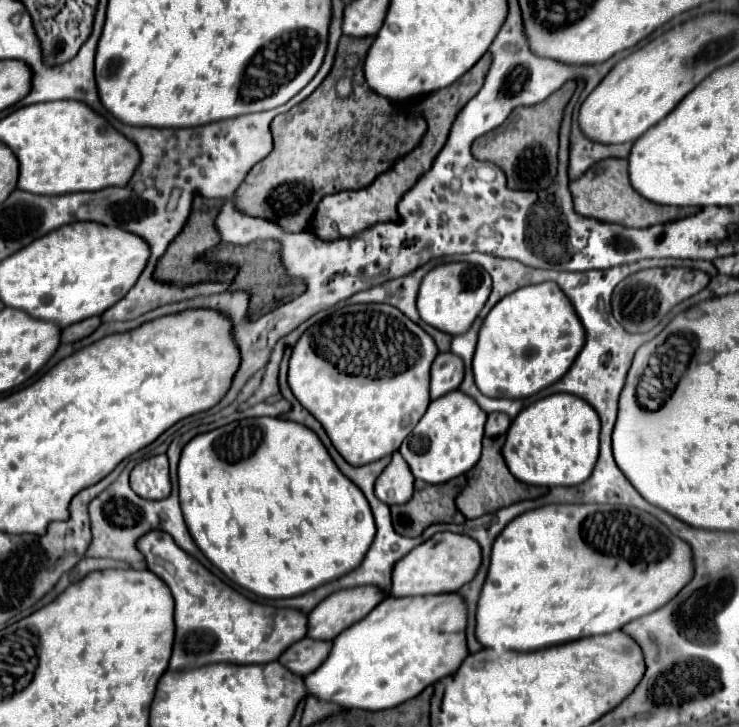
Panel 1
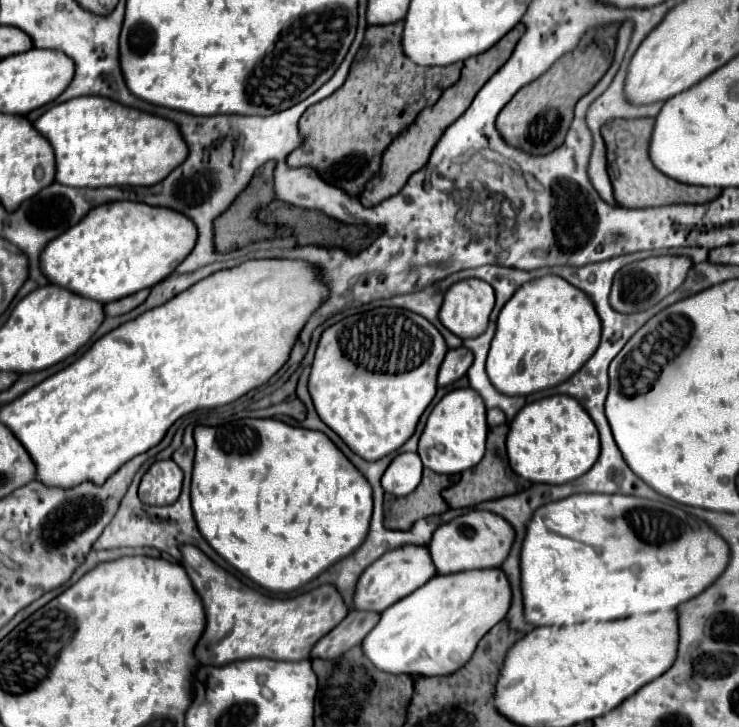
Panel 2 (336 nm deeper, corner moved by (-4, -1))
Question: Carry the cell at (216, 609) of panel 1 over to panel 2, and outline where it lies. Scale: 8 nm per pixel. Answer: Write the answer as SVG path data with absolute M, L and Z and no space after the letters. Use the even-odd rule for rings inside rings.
M181 545L181 565L187 571L197 595L205 607L205 631L195 645L195 659L201 665L225 665L239 659L267 657L281 661L301 661L309 657L311 647L345 619L347 607L333 585L321 585L291 601L275 601L257 593L229 575L195 545ZM311 595L327 595L317 603Z

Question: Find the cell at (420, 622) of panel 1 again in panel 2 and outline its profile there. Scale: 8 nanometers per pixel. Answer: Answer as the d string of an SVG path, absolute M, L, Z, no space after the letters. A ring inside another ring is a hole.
M499 567L439 575L403 601L387 607L379 623L361 641L361 649L383 673L411 677L451 675L471 659L479 639L505 617L509 603L511 587Z

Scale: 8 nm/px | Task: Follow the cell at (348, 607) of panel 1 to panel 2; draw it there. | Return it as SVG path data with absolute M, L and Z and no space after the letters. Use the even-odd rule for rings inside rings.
M405 545L403 549L395 549L379 557L375 563L371 563L359 577L355 595L353 595L353 609L365 609L365 611L385 611L389 605L397 603L399 599L411 595L415 589L425 585L435 575L435 567L429 557L427 547L415 547Z

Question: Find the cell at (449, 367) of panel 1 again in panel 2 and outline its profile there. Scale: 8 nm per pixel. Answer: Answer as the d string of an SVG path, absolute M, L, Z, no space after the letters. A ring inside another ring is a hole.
M459 347L459 349L447 351L447 355L445 355L443 363L441 363L441 369L439 369L437 385L445 387L445 385L461 379L471 365L473 365L473 353L469 349Z

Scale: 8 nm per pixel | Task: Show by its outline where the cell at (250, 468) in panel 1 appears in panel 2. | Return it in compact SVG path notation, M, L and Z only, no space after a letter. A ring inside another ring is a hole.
M239 419L225 423L221 427L195 427L195 467L193 467L193 481L191 481L191 505L193 505L193 515L199 525L201 535L205 541L235 569L239 569L245 577L261 585L263 589L269 591L279 591L279 593L289 593L311 579L319 577L325 569L331 565L339 563L343 557L349 557L359 545L365 541L367 531L369 531L369 521L373 513L373 499L371 499L371 485L367 479L351 465L351 461L333 445L333 441L321 433L321 431L311 431L311 429L301 429L301 427L291 427L283 421L277 419Z

